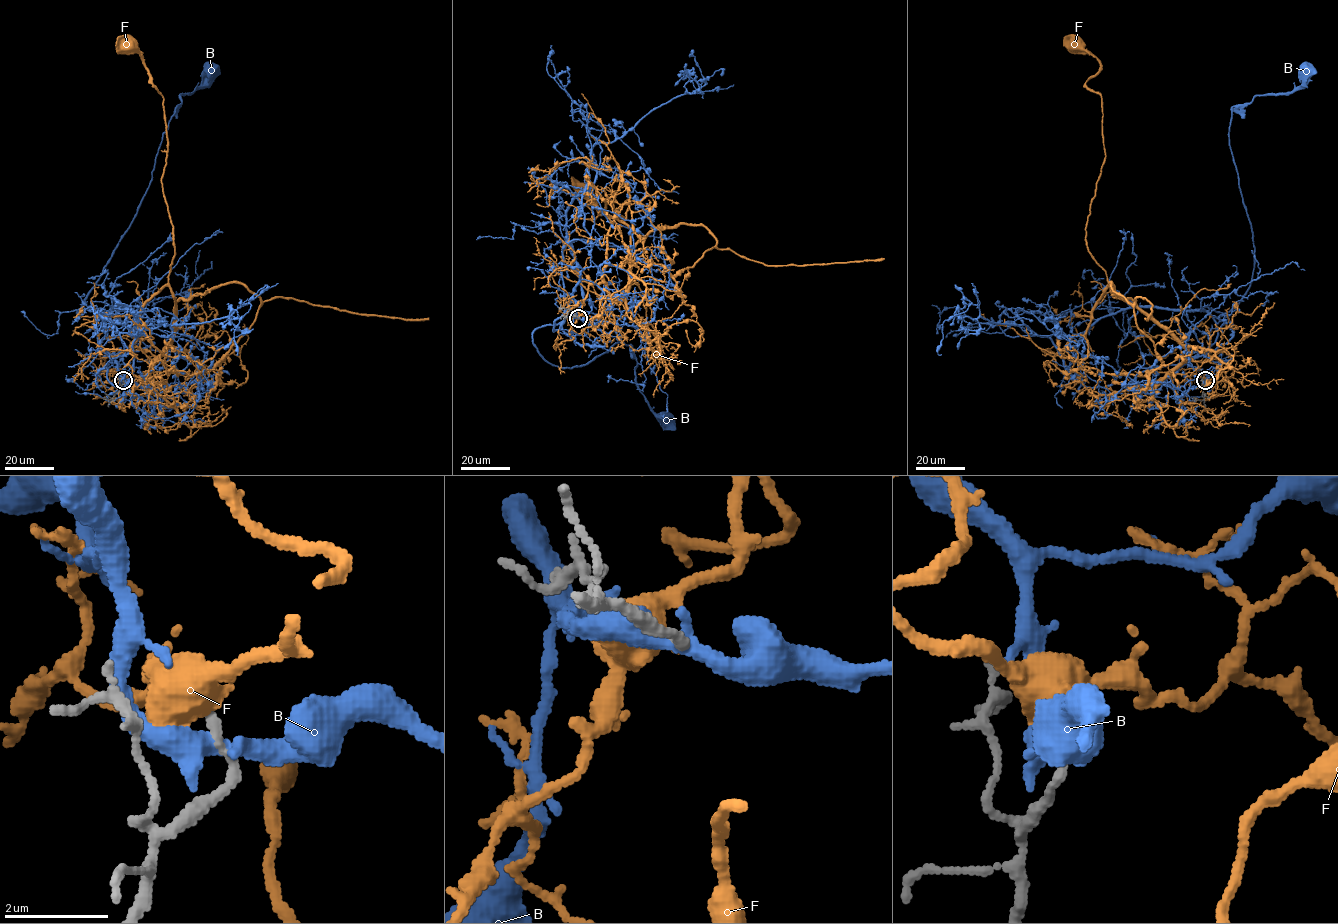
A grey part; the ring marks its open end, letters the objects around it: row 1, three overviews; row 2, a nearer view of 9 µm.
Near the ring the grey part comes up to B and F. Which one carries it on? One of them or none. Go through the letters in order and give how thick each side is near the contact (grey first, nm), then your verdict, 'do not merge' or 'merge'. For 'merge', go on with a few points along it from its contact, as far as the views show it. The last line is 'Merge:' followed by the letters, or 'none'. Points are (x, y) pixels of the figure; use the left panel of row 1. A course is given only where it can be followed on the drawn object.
B: calibres 200 and 400 nm; do not merge
F: calibres 160 and 400 nm; do not merge
Merge: none

